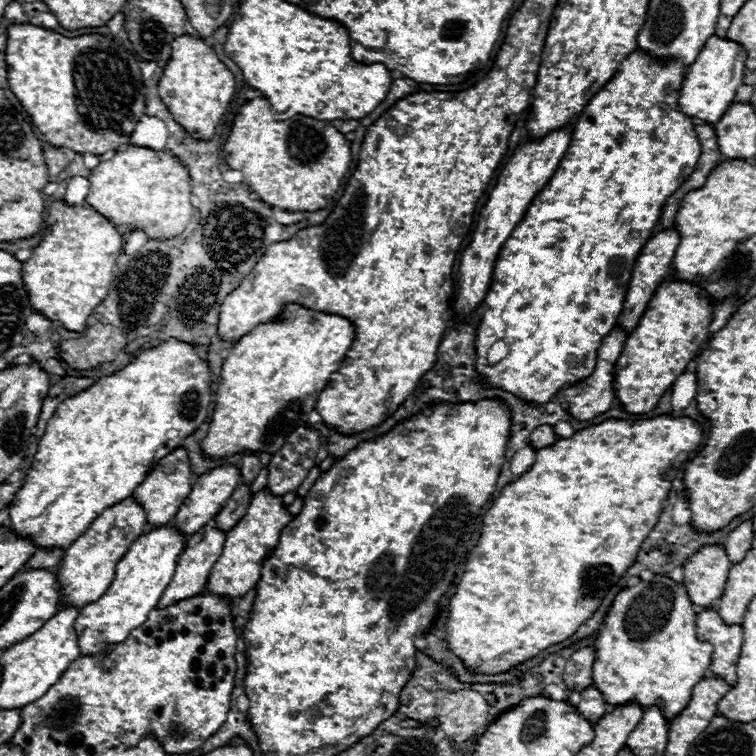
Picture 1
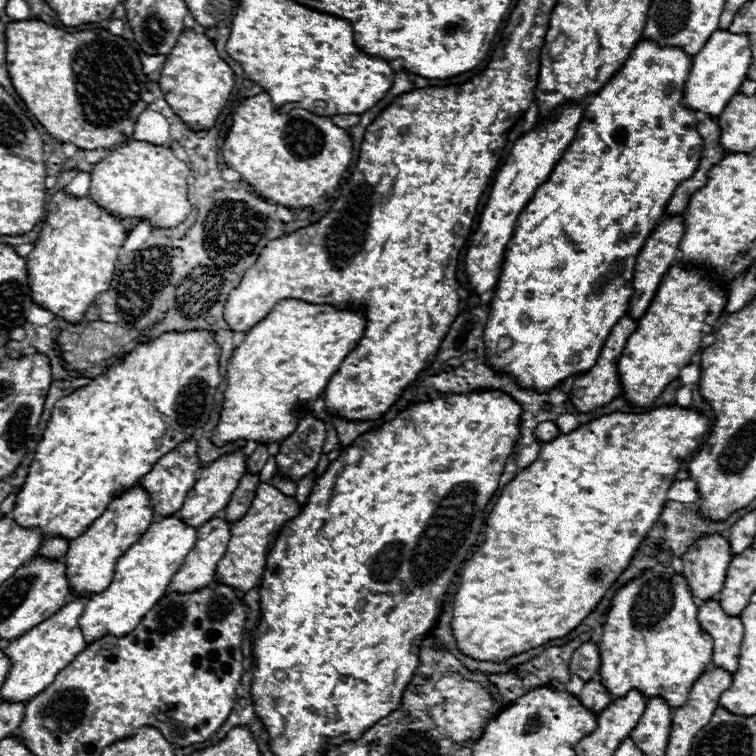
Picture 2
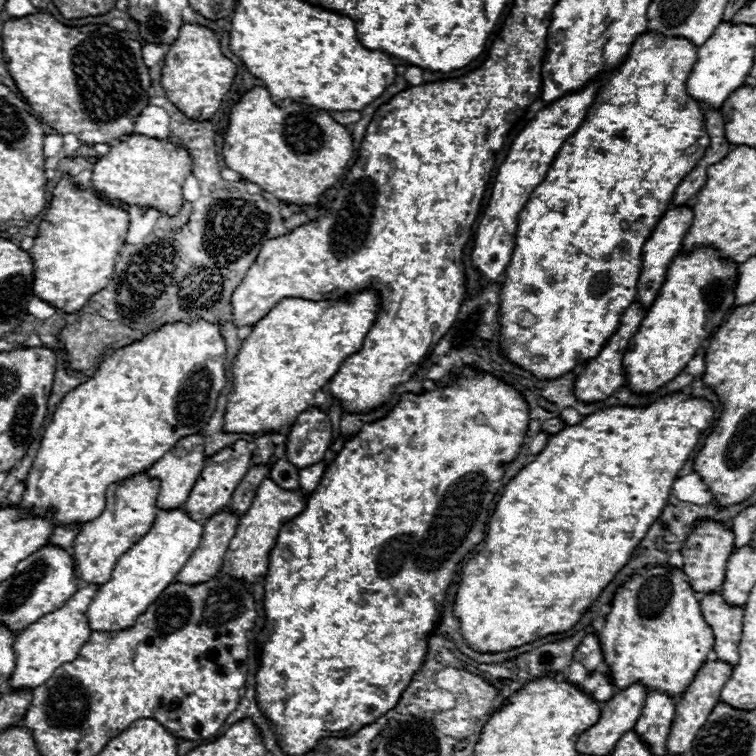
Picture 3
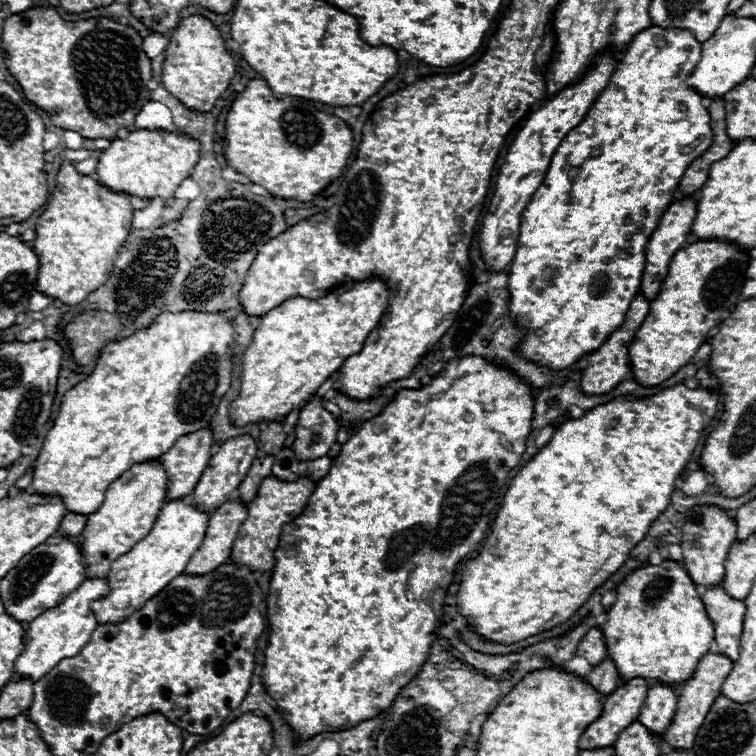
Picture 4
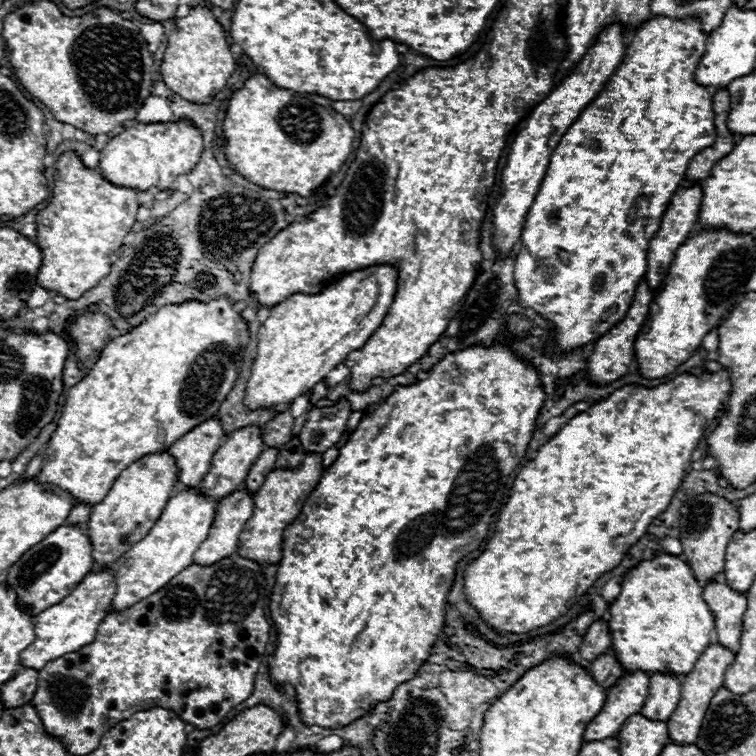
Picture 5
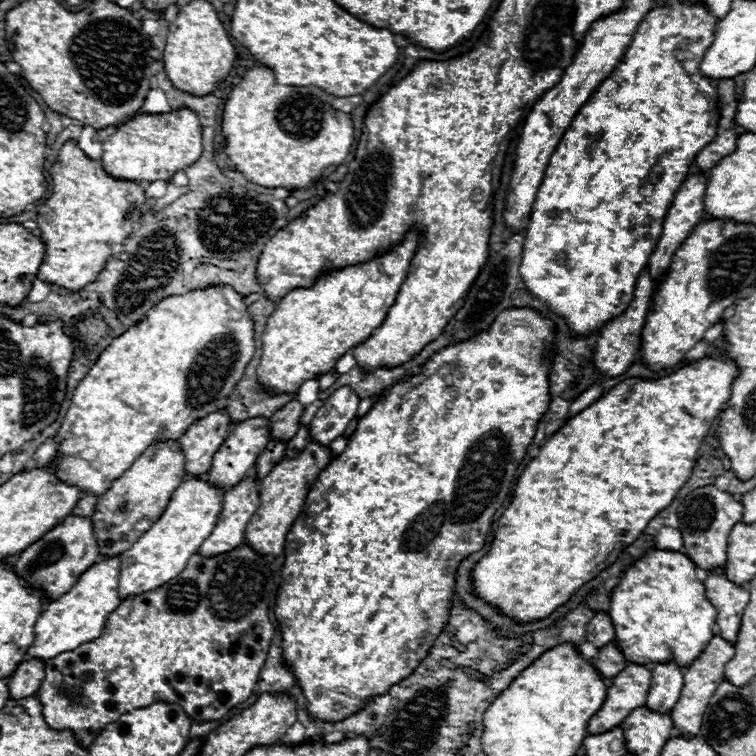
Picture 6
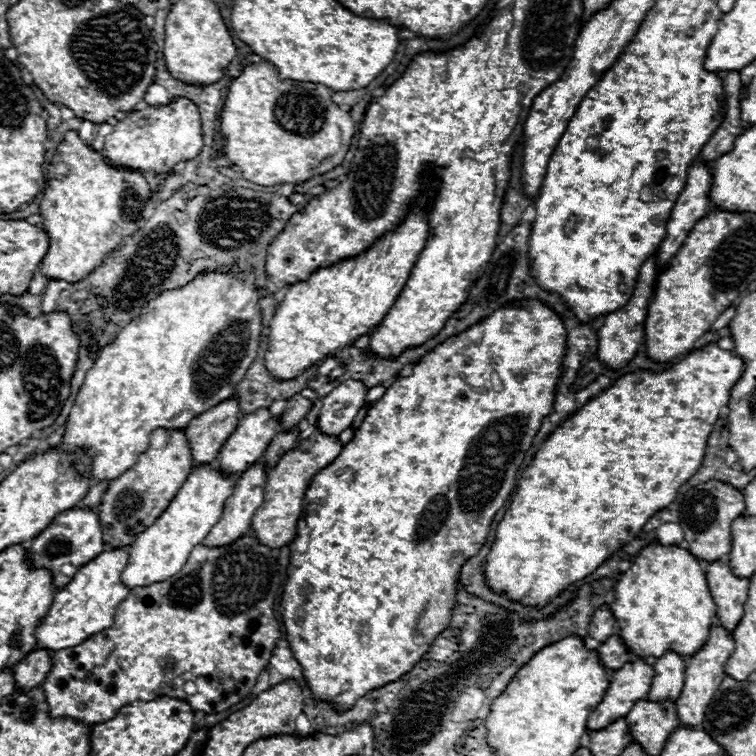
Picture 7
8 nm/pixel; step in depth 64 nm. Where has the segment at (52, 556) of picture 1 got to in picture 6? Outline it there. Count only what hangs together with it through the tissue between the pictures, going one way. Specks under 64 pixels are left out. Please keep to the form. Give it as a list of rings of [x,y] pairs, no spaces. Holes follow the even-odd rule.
[[[82,498],[82,500],[78,500],[78,504],[72,510],[72,514],[76,514],[76,516],[90,516],[90,514],[94,514],[94,504],[96,502],[98,502],[98,498]]]

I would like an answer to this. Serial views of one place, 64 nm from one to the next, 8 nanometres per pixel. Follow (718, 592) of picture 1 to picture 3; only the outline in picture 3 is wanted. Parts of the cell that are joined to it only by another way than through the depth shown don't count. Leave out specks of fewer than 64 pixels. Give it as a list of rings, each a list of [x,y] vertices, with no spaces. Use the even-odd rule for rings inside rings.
[[[700,522],[698,528],[688,536],[688,542],[684,544],[682,556],[684,556],[684,574],[688,576],[690,586],[694,588],[694,592],[716,592],[722,582],[724,582],[724,574],[726,574],[726,562],[730,558],[734,550],[734,534],[730,530],[726,530],[722,524],[718,522]]]

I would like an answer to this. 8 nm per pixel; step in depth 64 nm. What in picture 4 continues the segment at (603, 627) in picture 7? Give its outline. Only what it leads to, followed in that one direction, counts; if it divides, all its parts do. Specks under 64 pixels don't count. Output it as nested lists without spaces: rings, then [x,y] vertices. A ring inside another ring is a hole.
[[[592,628],[592,630],[580,640],[580,646],[578,646],[576,656],[586,658],[586,660],[590,662],[590,666],[598,666],[598,662],[602,662],[602,660],[608,656],[600,628]]]

